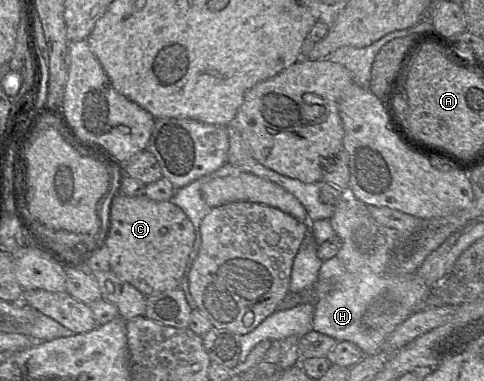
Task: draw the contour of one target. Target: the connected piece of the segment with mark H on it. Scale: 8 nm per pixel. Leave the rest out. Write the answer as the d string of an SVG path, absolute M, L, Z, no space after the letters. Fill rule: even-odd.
M349 195L335 206L334 213L330 218L330 223L335 234L341 239L342 245L337 254L326 261L322 261L317 256L317 247L312 234L306 236L301 248L296 254L291 271L289 291L302 293L312 287L318 280L322 283L330 284L330 290L319 297L315 304L301 304L287 310L276 310L264 321L262 321L253 331L241 335L241 351L239 361L246 360L251 350L265 340L283 340L289 336L302 337L314 330L334 338L336 341L349 341L356 344L362 350L364 356L376 355L383 352L388 335L397 325L405 321L414 312L421 308L427 308L425 302L432 290L423 279L416 273L405 276L393 276L386 272L391 251L397 240L397 231L379 224L369 213L368 206ZM373 301L393 301L398 304L398 310L391 315L387 323L381 328L371 328L363 321L363 315Z

